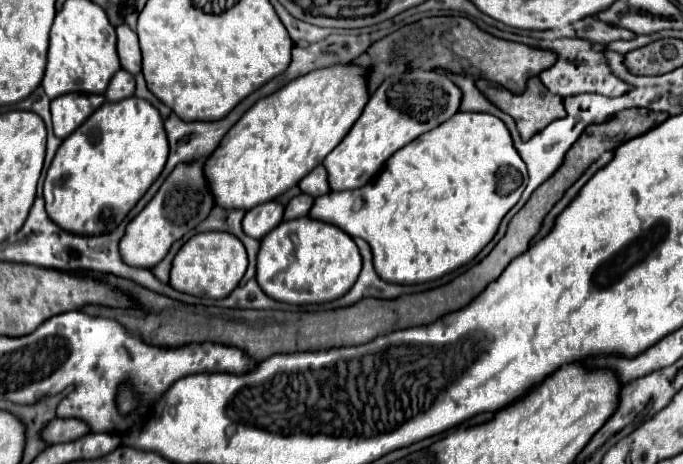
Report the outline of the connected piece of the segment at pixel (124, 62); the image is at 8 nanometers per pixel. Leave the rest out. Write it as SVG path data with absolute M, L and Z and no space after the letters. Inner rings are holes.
M127 24L117 28L117 52L121 58L121 66L129 66L127 72L131 72L131 74L133 74L133 70L135 70L135 74L141 72L139 40L137 40L137 34Z

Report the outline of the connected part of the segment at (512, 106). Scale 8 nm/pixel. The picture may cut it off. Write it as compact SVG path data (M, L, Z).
M533 76L533 78L527 82L527 88L525 88L523 94L511 94L511 92L507 92L507 90L501 88L501 86L489 84L487 80L477 80L477 88L479 88L497 108L501 108L503 112L507 112L509 116L515 118L517 130L519 130L519 134L521 134L523 140L529 140L533 134L537 134L539 130L543 130L547 124L551 124L553 120L563 118L563 116L567 114L565 108L563 108L563 98L557 96L557 94L551 94L551 98L549 98L549 90L543 86L543 82L541 82L537 76Z

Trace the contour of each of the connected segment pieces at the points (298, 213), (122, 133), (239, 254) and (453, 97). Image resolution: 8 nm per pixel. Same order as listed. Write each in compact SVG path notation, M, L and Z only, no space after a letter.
M299 194L299 196L295 196L289 204L287 204L287 208L285 208L285 220L293 220L293 218L301 218L301 216L307 216L309 214L309 210L311 210L311 206L313 206L313 196L307 196L307 194Z
M139 98L105 102L59 146L43 184L45 210L65 232L99 236L117 228L161 174L169 144L159 112Z
M203 232L191 236L177 252L171 268L171 286L201 298L229 296L247 270L247 252L243 242L229 232Z
M409 70L383 80L349 134L323 162L329 172L331 190L353 190L371 182L391 154L449 120L459 110L459 104L461 90L445 74L435 70Z

